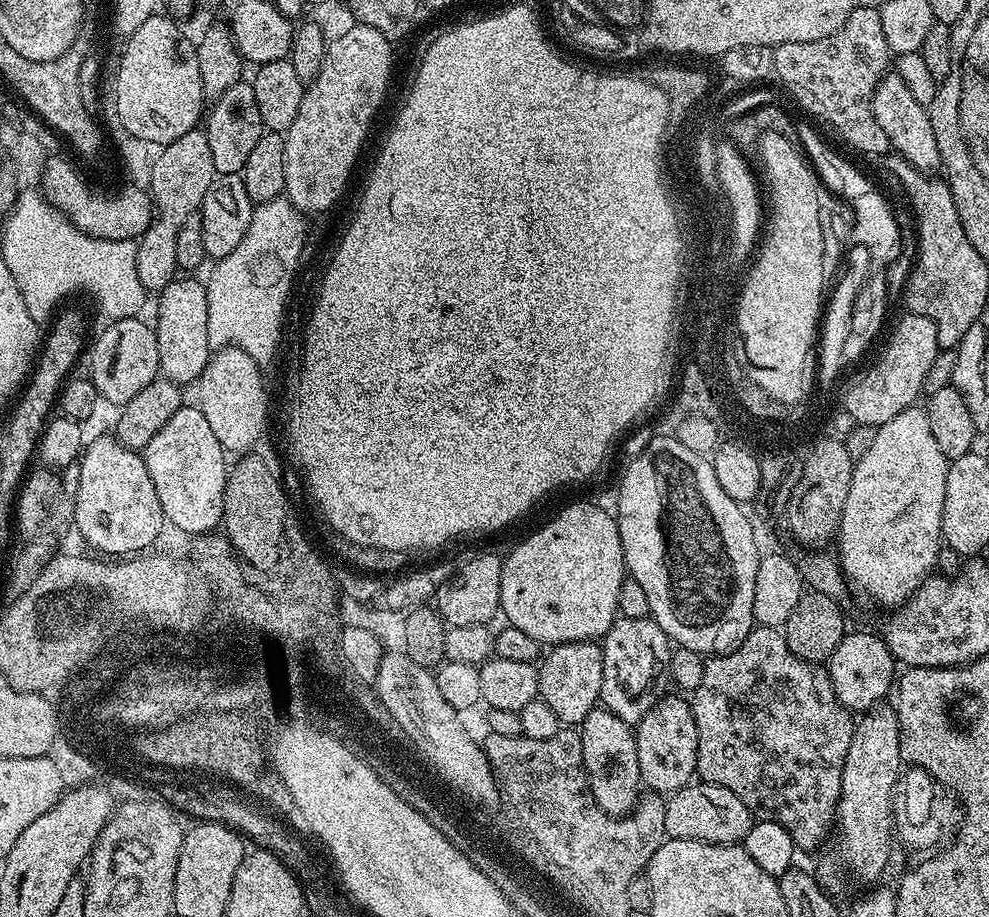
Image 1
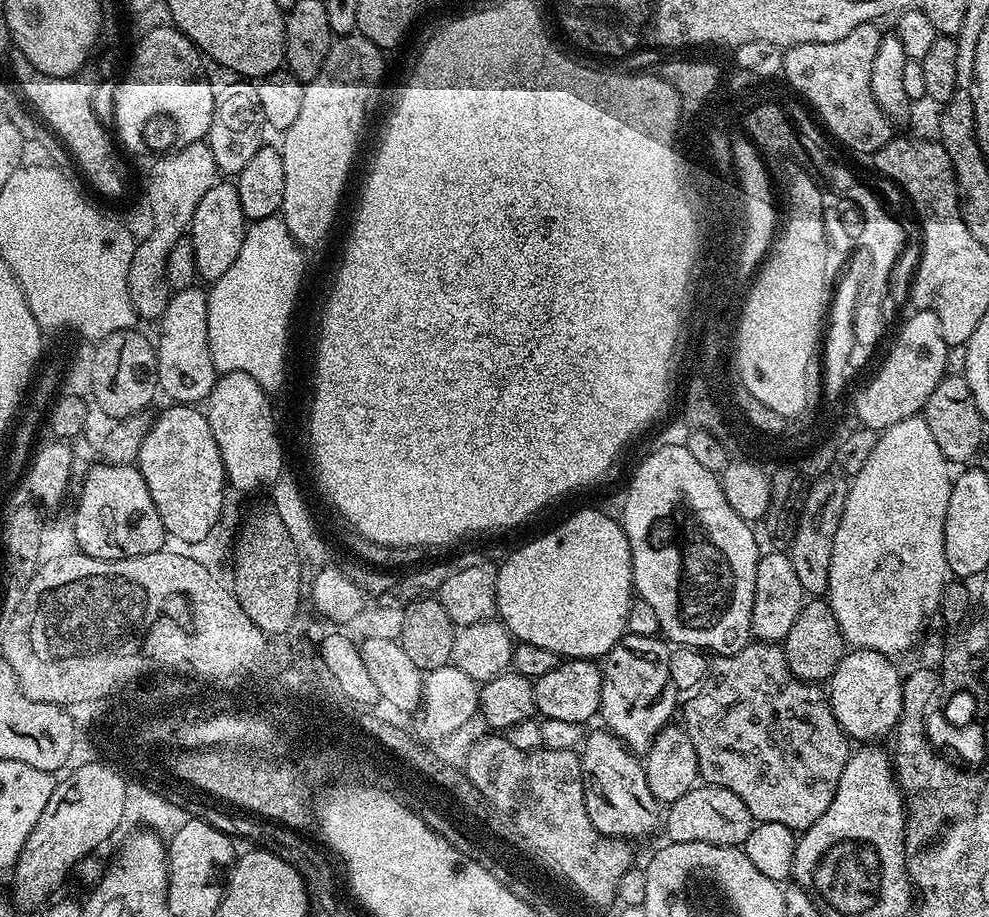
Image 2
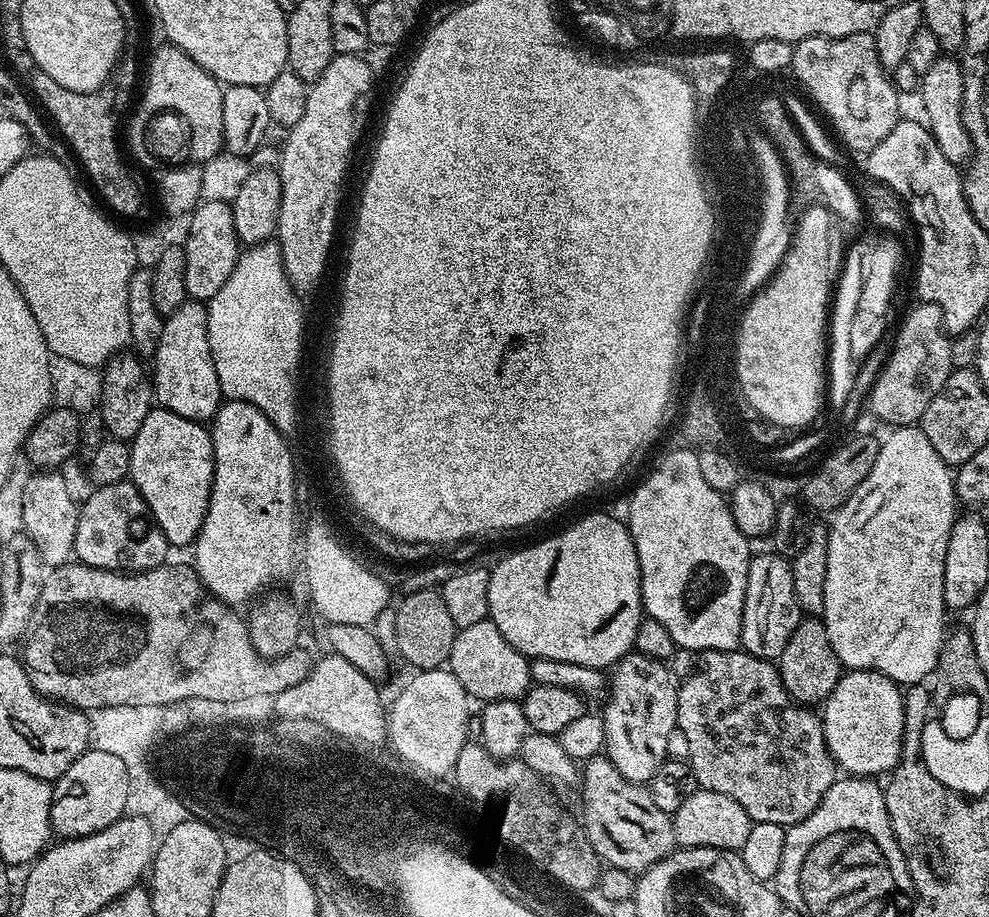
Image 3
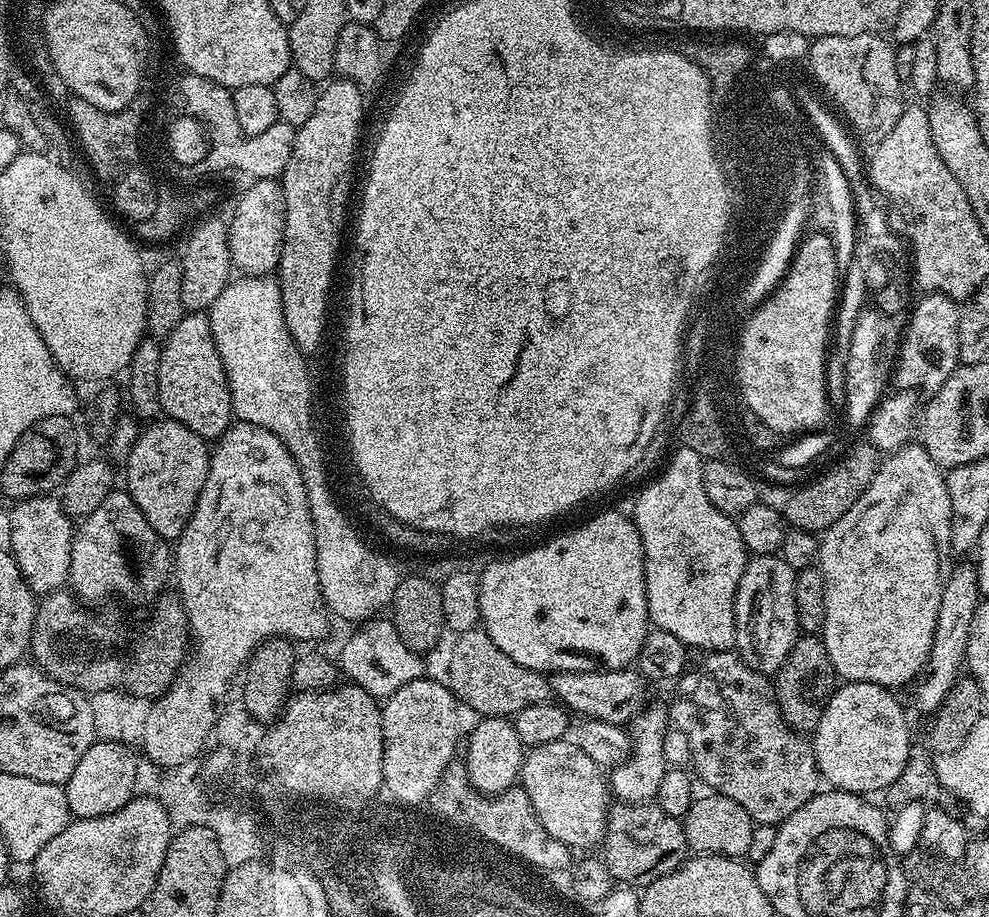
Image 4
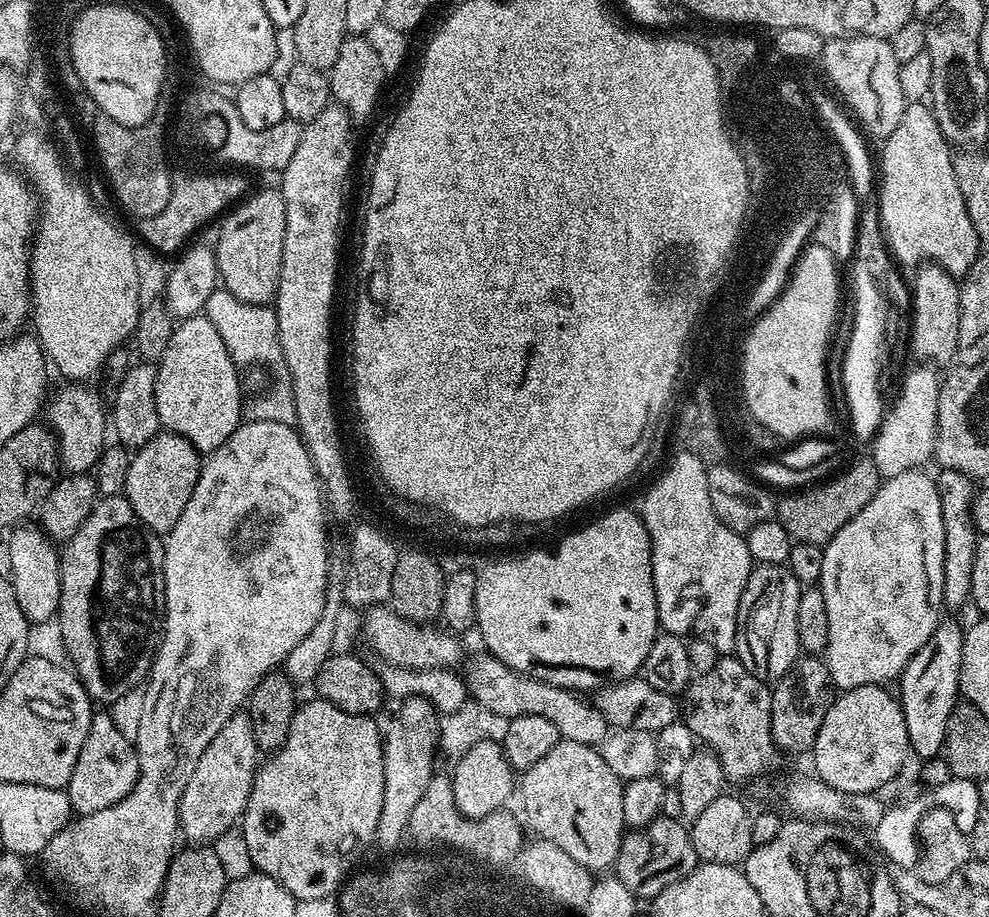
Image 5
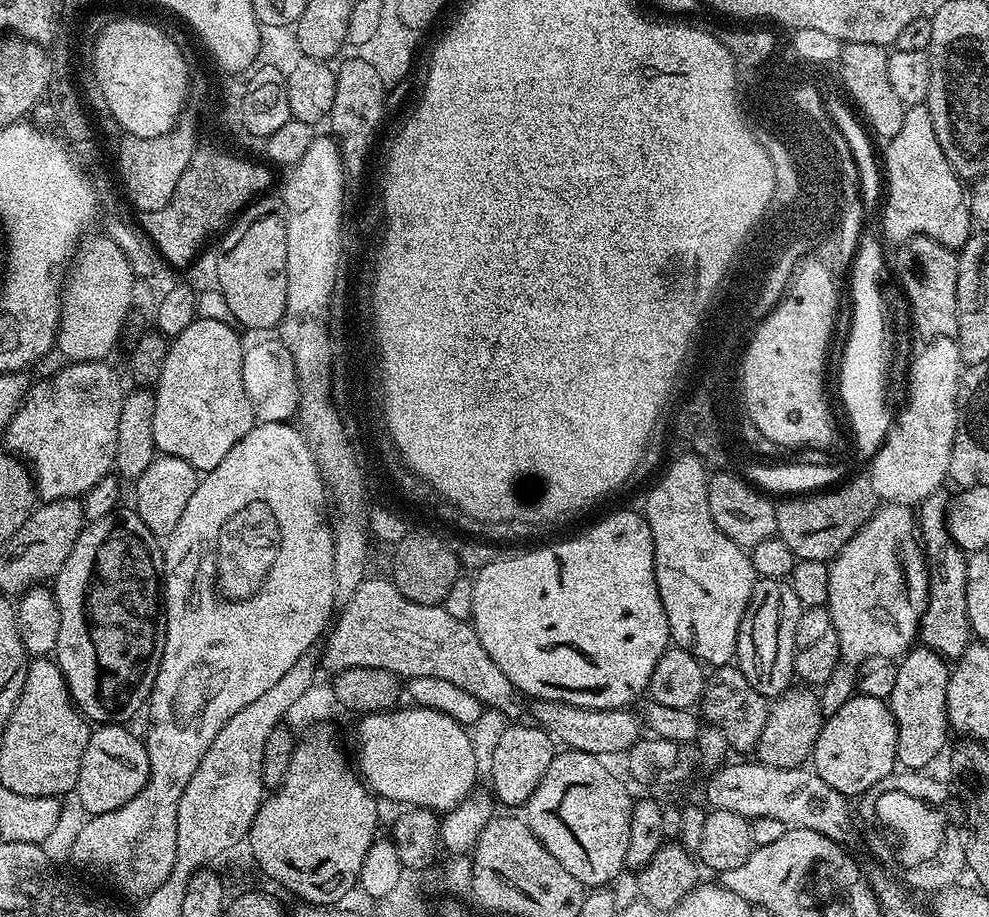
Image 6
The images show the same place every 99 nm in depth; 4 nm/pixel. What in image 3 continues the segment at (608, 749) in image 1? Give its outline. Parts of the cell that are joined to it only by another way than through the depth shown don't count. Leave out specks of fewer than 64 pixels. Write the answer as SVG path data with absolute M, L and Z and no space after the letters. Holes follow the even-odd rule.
M594 755L583 761L582 788L583 784L582 827L592 849L612 860L618 870L639 874L676 851L671 815L654 806L652 793L645 785L622 778L618 766L614 766L607 755Z

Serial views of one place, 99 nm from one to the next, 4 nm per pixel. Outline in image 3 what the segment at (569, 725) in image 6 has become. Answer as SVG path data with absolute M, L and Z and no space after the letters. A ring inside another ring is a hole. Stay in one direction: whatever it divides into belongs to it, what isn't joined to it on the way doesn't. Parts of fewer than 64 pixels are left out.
M490 619L474 622L474 626L466 626L457 631L454 646L450 646L447 667L454 674L454 678L462 682L462 686L473 701L520 700L532 684L529 657L524 656L514 646L510 646L510 642L502 638L502 630L498 630L498 626L494 626L494 622Z

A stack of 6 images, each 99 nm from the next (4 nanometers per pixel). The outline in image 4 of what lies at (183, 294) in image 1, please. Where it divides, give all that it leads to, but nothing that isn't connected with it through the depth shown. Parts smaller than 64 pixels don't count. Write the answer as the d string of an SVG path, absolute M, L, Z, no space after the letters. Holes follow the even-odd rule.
M185 314L172 333L163 337L158 366L158 394L163 415L169 420L182 422L182 426L194 430L194 434L204 437L205 441L215 441L233 423L230 386L226 382L226 370L222 366L207 315Z

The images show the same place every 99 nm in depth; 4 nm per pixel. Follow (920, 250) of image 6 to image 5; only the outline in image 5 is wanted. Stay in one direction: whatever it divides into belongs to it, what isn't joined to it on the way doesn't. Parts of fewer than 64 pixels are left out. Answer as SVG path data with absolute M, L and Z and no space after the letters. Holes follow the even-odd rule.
M931 262L919 265L915 272L912 300L910 296L910 348L924 359L921 361L941 366L940 364L951 361L956 355L960 286L957 277Z

